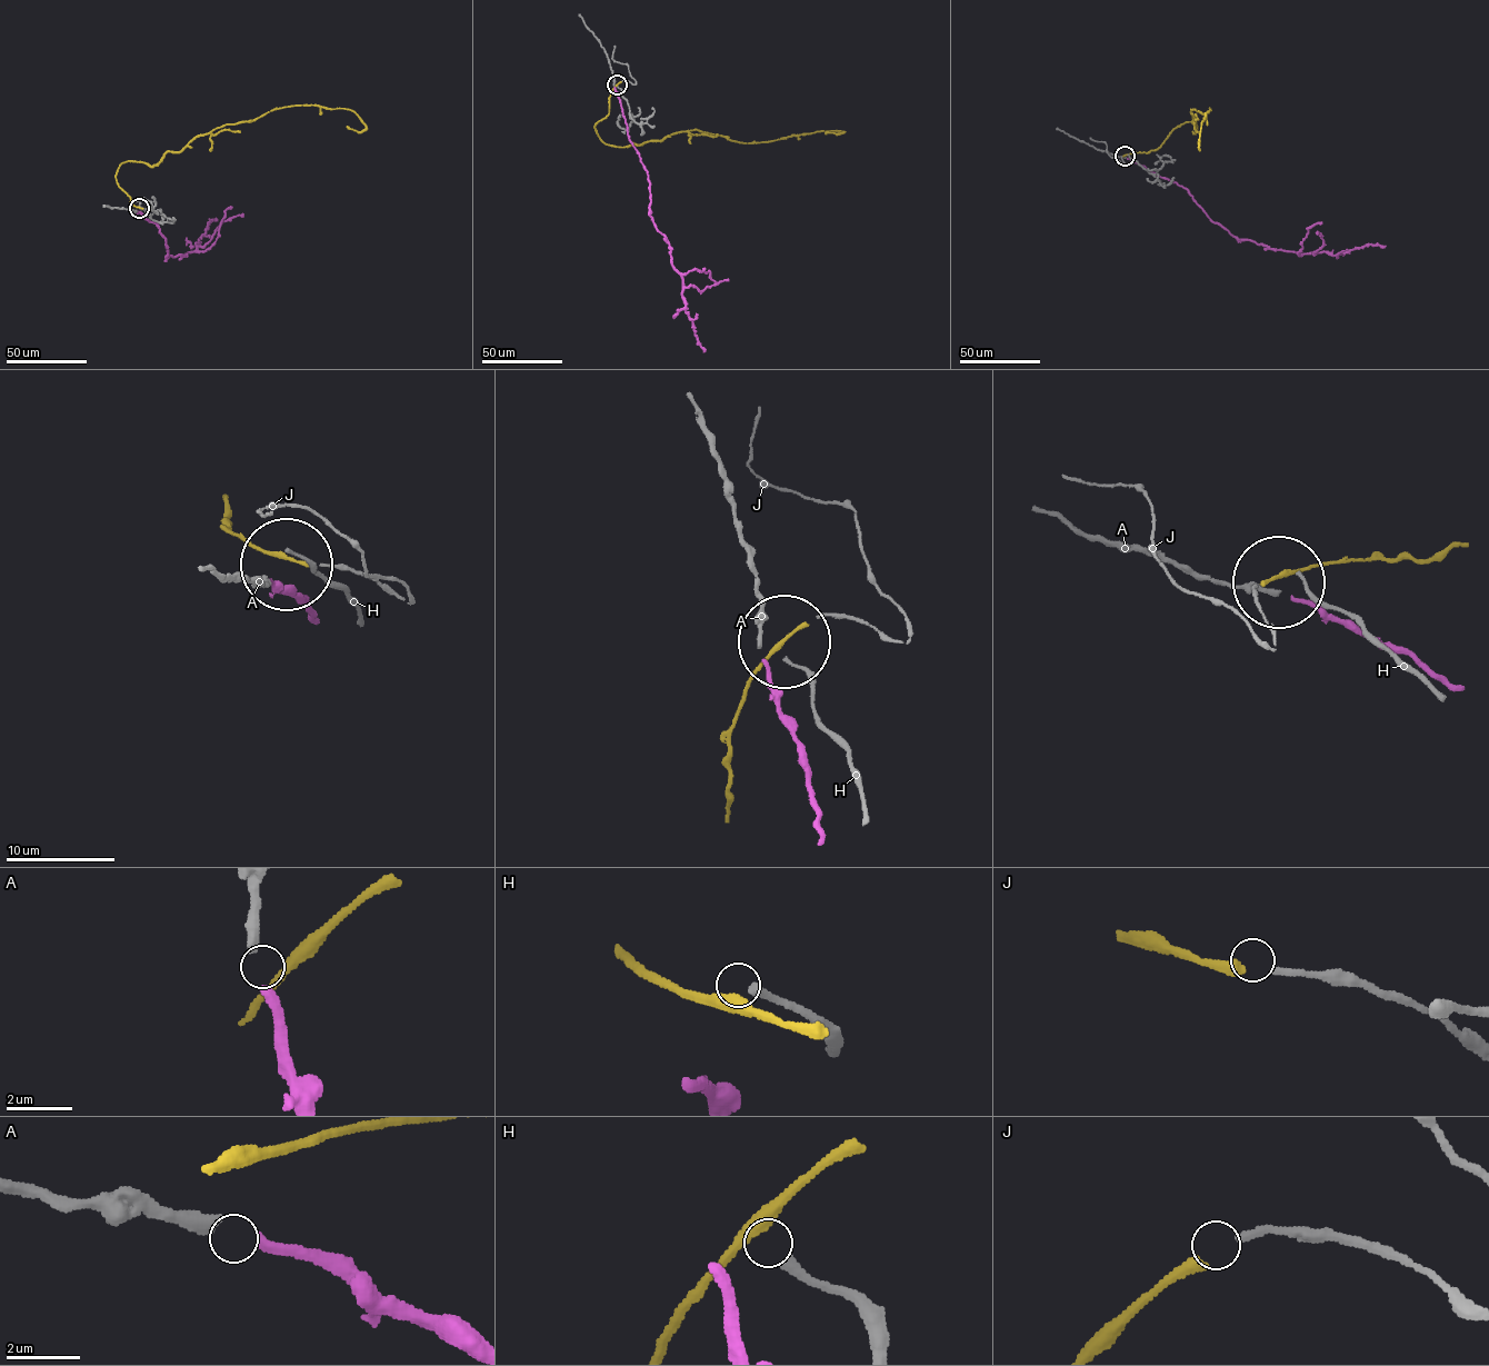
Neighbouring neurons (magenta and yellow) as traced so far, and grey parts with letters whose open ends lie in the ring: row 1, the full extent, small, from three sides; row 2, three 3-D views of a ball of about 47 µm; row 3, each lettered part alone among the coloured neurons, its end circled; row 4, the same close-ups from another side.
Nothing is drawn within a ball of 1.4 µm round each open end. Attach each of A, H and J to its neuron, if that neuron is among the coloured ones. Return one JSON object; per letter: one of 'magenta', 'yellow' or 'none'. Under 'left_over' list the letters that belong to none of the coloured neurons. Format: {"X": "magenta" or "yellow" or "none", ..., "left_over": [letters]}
{"A": "magenta", "H": "none", "J": "yellow", "left_over": ["H"]}

